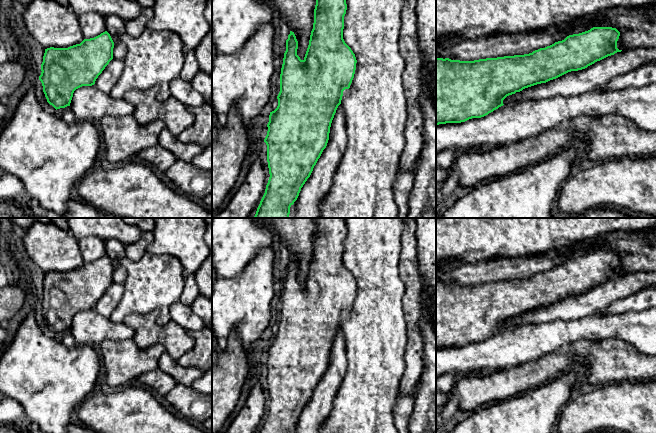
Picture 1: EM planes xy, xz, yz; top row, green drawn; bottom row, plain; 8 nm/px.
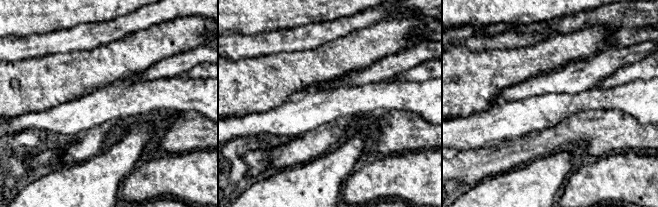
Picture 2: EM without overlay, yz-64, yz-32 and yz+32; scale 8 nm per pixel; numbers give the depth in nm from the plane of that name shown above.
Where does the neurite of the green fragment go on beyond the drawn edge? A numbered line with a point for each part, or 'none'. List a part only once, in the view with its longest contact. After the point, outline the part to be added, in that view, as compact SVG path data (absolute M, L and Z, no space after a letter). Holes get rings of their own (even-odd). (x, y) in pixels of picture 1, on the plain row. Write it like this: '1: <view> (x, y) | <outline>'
1: yz (593, 301) | M637 271L608 280L585 293L568 296L546 307L537 308L507 320L504 329L524 324L570 321L606 309L614 301L628 297L646 287L656 286L656 272Z

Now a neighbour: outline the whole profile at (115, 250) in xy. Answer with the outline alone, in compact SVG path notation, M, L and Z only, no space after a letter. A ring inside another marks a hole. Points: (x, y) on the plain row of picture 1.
M116 239L105 241L106 255L110 258L113 266L113 282L124 284L127 278L127 271L122 266L121 261L125 257L125 245Z

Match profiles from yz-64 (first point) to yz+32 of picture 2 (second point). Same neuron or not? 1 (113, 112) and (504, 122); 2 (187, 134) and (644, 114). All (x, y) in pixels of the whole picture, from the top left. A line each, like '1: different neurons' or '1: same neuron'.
1: same neuron
2: different neurons

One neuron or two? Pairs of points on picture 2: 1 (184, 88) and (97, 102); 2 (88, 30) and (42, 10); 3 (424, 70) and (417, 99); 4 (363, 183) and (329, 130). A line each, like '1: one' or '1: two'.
1: one
2: two
3: two
4: two

